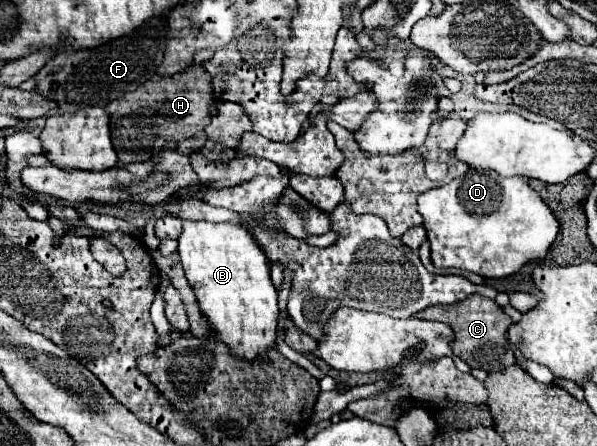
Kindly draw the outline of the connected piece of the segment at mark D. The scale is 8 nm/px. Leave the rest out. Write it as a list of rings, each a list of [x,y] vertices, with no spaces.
[[[470,168],[464,176],[454,178],[452,182],[432,188],[418,196],[418,212],[424,218],[424,228],[432,248],[432,262],[438,268],[462,268],[484,278],[506,278],[518,272],[530,260],[542,260],[548,254],[548,248],[558,236],[558,220],[544,200],[530,188],[528,180],[522,176],[502,178],[494,170]]]

